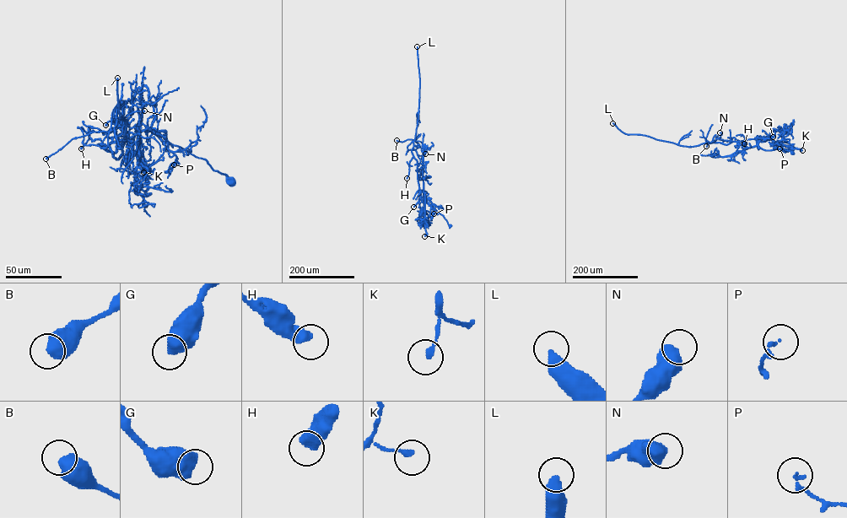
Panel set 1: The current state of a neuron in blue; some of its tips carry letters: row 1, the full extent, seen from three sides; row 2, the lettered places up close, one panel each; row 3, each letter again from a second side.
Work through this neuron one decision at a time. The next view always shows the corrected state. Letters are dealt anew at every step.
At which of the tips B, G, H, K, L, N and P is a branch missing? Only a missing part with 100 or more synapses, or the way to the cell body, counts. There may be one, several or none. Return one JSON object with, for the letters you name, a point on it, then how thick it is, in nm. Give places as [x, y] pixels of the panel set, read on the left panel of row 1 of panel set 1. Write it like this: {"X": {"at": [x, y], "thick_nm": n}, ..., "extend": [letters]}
{"L": {"at": [117, 78], "thick_nm": 480}, "extend": ["L"]}

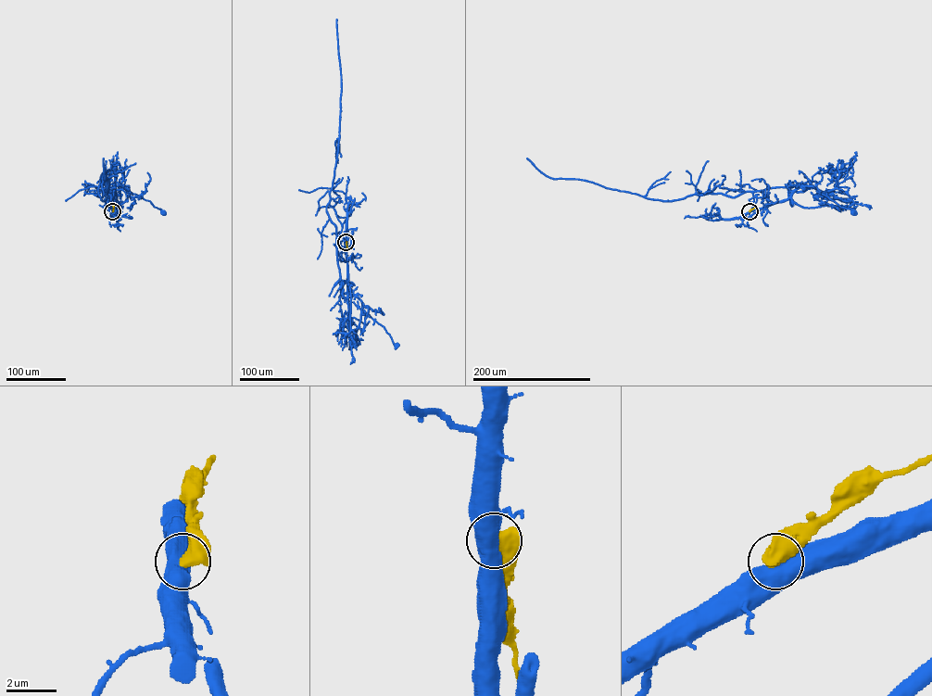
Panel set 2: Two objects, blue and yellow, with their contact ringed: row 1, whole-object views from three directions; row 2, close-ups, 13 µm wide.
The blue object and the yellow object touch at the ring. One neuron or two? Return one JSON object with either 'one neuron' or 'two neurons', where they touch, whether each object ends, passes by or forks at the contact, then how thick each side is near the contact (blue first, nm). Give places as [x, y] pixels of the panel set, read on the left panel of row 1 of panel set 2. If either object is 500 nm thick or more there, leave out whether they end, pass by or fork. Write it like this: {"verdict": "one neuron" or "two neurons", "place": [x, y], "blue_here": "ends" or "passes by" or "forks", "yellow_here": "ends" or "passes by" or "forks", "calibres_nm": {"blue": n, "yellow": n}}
{"verdict": "two neurons", "place": [112, 211], "calibres_nm": {"blue": 550, "yellow": 650}}

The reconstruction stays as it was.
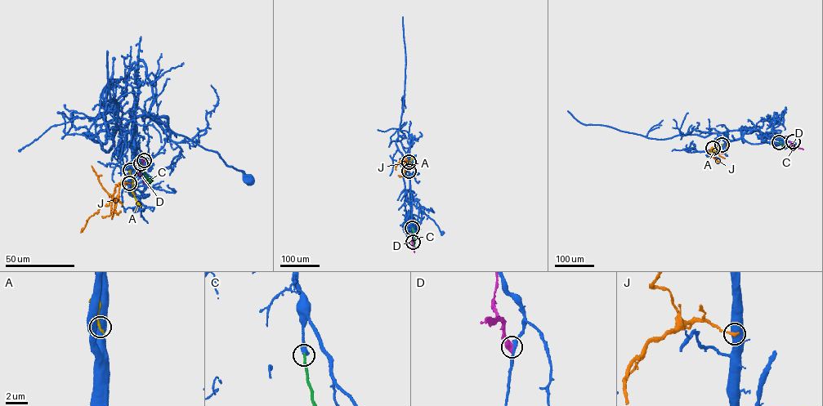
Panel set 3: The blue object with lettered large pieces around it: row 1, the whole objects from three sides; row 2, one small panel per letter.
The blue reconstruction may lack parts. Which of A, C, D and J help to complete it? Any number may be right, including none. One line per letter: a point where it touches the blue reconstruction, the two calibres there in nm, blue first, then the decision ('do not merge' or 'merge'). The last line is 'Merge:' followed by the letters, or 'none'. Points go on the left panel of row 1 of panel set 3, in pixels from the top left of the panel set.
A: (130, 170) | 800/280 nm | do not merge
C: (140, 163) | 460/280 nm | merge
D: (144, 160) | 280/550 nm | do not merge
J: (129, 183) | 800/300 nm | do not merge
Merge: C

